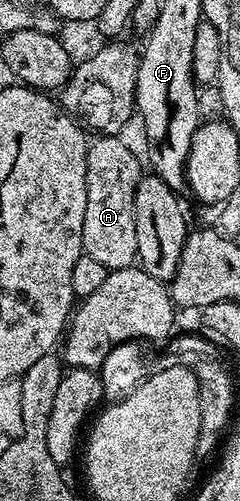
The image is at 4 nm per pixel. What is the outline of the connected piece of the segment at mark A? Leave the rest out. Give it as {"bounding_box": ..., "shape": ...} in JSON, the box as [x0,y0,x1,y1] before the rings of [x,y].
{"bounding_box":[83,135,141,270],"shape":[[[99,135],[88,144],[85,171],[85,223],[83,224],[84,254],[107,270],[134,266],[137,258],[135,230],[135,188],[141,176],[135,153],[115,135]]]}

